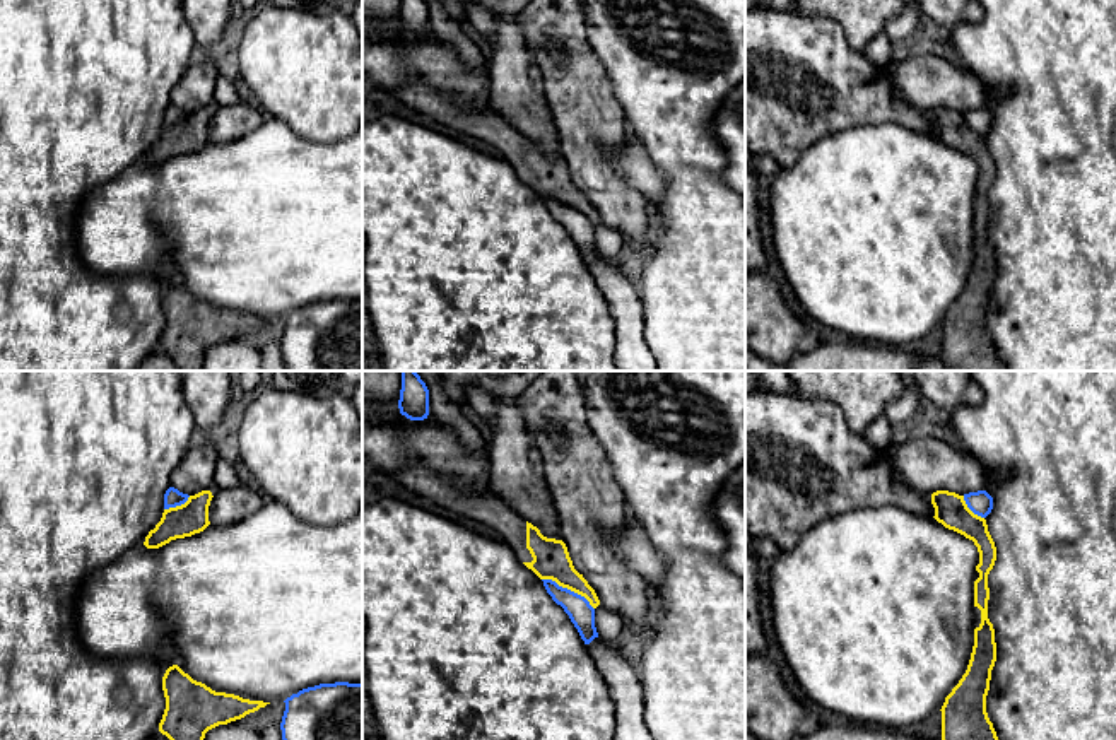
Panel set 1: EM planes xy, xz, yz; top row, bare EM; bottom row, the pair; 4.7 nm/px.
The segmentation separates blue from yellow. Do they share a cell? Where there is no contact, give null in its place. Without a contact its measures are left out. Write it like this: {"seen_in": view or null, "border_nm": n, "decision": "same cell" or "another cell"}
{"seen_in": "xz", "border_nm": 280, "decision": "another cell"}

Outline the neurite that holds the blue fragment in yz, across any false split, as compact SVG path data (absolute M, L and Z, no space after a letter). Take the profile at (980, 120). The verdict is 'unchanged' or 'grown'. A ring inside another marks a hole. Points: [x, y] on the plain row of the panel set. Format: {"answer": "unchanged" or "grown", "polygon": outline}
{"answer": "unchanged", "polygon": "M986 108L964 111L964 118L981 135L986 135L993 126L993 115Z"}

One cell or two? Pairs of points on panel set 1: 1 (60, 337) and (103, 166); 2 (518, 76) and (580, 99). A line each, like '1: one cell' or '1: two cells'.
1: one cell
2: two cells

